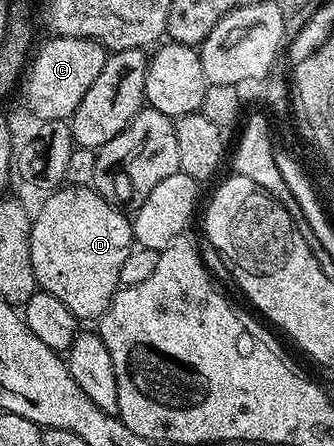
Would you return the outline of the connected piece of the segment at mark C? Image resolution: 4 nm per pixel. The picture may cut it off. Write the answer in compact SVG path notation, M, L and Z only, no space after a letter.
M52 35L50 39L40 46L39 53L37 48L26 69L27 108L36 116L36 121L67 122L77 110L77 106L81 106L81 98L85 98L89 86L97 82L97 74L101 74L109 52L98 41L89 38L65 38Z

